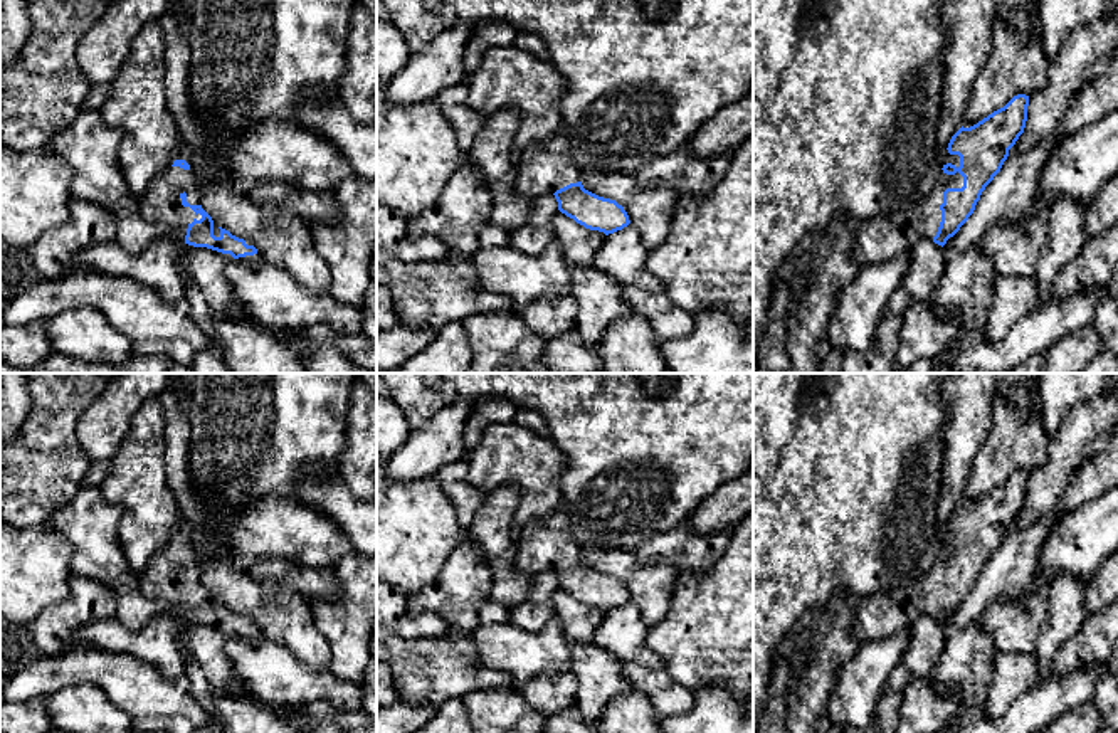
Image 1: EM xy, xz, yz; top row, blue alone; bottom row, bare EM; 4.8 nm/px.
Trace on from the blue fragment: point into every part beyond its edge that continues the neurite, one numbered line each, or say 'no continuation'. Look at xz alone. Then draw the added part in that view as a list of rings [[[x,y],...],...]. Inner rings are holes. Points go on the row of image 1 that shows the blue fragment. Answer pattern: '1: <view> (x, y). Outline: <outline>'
1: xz (545, 167). Outline: [[[565,123],[553,138],[531,145],[516,163],[516,193],[526,198],[555,193],[583,178],[572,160]]]

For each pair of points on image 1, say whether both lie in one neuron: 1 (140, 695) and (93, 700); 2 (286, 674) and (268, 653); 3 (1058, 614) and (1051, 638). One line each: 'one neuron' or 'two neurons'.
1: two neurons
2: one neuron
3: one neuron

